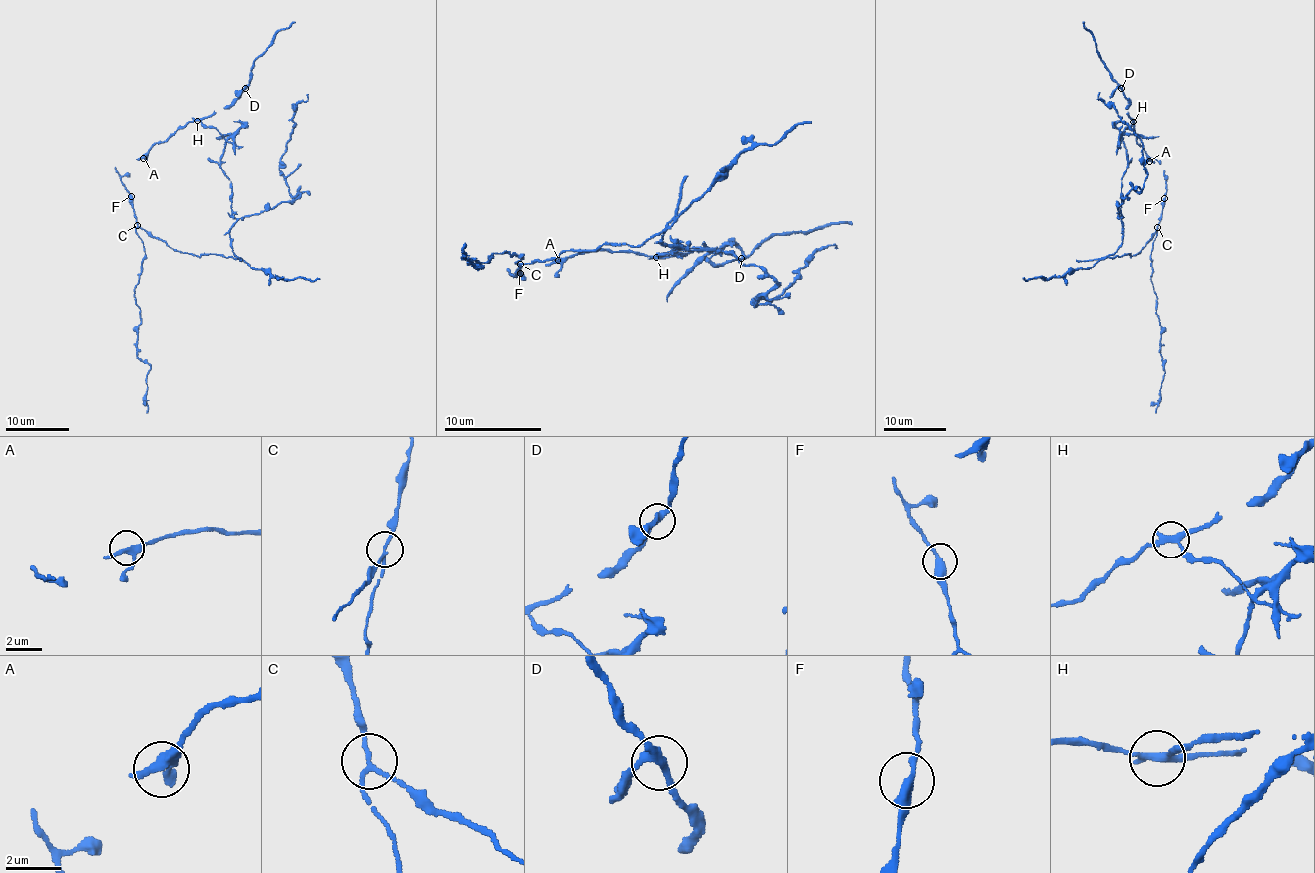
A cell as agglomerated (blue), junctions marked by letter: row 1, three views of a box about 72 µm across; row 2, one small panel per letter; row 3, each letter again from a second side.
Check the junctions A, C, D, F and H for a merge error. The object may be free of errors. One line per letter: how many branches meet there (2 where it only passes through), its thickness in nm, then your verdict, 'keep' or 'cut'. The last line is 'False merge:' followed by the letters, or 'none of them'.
A: branches 3; calibre 280 nm; keep
C: branches 3; calibre 140 nm; keep
D: branches 3; calibre 240 nm; keep
F: branches 2; calibre 320 nm; keep
H: branches 3; calibre 240 nm; cut
False merge: H

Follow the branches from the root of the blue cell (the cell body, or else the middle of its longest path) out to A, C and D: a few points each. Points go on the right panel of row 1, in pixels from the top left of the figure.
A: (1118, 256), (1115, 251), (1123, 233), (1121, 182), (1128, 166), (1121, 139), (1132, 121), (1138, 144), (1149, 161)
C: (1118, 256), (1139, 253), (1152, 239), (1157, 227)
D: (1118, 256), (1123, 233), (1121, 182), (1128, 166), (1121, 139), (1132, 121), (1121, 88)

